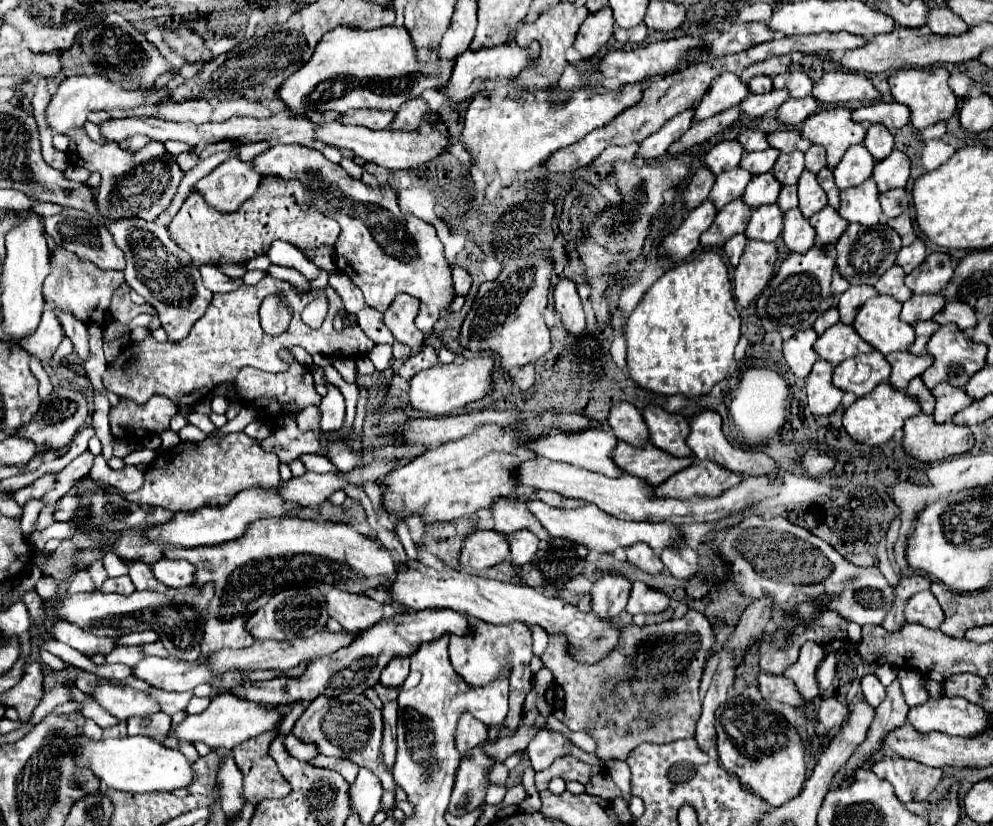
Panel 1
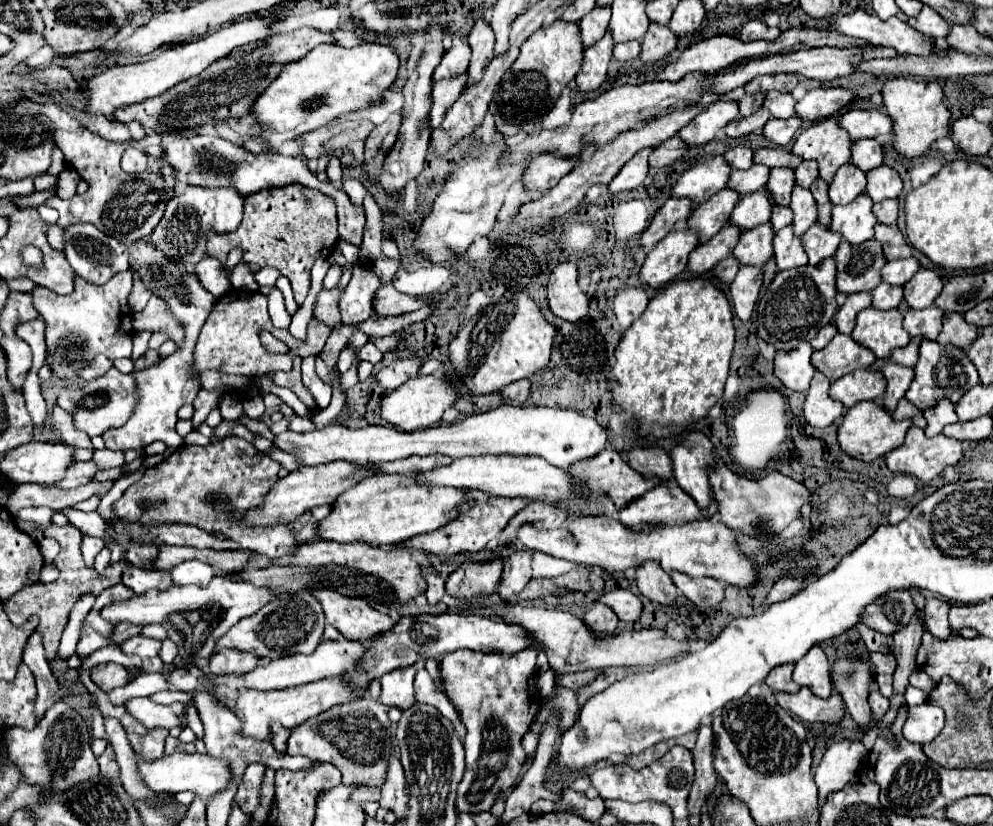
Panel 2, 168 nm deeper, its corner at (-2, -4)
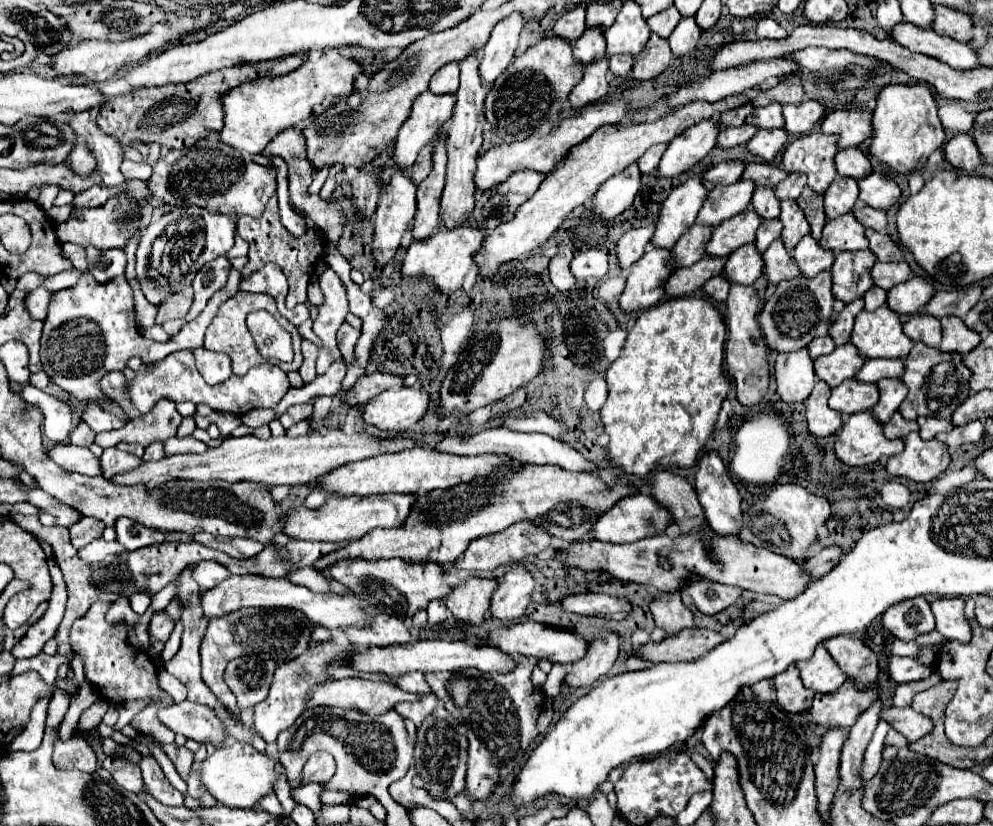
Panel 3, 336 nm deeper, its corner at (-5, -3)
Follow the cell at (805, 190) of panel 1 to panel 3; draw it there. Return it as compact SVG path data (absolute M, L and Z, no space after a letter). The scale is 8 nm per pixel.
M787 200L781 202L781 216L779 220L783 222L783 242L787 250L793 250L795 244L811 232L811 226L807 226L807 218L803 218L803 212L799 210L797 200Z

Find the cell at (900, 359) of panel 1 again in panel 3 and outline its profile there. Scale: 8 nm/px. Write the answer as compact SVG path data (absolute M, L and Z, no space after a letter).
M899 378L879 380L877 386L879 386L879 402L871 412L881 424L885 424L885 422L889 422L893 412L901 406L901 402L905 400L907 386L903 386L903 380L899 380Z

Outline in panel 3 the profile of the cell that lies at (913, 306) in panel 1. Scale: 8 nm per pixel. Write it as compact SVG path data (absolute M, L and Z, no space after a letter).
M913 314L911 320L905 322L903 330L913 342L925 342L927 346L933 346L933 348L937 348L941 342L939 318L931 314Z

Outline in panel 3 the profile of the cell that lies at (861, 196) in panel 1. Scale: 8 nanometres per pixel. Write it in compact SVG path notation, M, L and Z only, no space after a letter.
M853 212L841 214L839 218L827 220L819 244L823 248L835 250L835 252L841 252L841 250L865 250L867 248L865 226L855 218Z

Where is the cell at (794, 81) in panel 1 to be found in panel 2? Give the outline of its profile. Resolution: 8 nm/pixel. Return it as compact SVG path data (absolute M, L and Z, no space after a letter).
M768 91L766 99L764 99L764 107L776 119L792 117L794 115L794 105L796 105L796 99L792 95L784 95L784 93L778 93L778 91Z

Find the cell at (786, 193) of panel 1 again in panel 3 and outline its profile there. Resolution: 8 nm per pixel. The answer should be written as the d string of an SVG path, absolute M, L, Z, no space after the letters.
M773 218L771 222L761 222L759 230L757 230L757 236L755 236L755 244L757 244L757 250L763 252L775 238L779 238L783 226L779 224L777 218Z

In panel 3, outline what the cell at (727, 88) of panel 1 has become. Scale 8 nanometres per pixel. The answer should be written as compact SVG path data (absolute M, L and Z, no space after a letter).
M707 118L683 134L679 138L669 142L669 148L665 150L661 164L659 164L659 174L661 176L677 176L685 170L689 170L693 164L697 164L701 158L705 158L717 144L719 136L719 126L715 126L715 118Z

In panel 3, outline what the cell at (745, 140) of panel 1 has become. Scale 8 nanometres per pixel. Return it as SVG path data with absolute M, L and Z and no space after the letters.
M727 160L727 162L719 162L717 166L713 166L711 170L705 172L705 186L707 190L715 188L717 184L733 184L737 180L741 180L745 170L745 164L741 160Z

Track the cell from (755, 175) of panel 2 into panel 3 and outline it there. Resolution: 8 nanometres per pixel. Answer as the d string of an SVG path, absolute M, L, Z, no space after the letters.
M739 180L731 186L715 186L703 208L699 210L697 222L719 226L725 218L731 218L743 212L751 204L751 194L755 192L755 184L751 180Z

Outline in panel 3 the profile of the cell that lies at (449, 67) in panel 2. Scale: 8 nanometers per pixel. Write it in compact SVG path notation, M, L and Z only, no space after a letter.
M449 62L431 78L429 90L433 94L455 94L459 88L459 62Z

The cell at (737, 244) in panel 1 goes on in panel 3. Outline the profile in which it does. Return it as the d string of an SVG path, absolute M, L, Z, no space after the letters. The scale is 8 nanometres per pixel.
M719 274L719 276L715 276L715 278L711 278L703 288L705 288L705 292L709 294L709 296L713 296L715 300L719 300L719 302L725 302L727 300L727 292L729 292L729 282L727 282L727 278L723 276L723 274Z

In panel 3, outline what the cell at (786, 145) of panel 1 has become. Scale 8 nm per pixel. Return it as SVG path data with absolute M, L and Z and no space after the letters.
M751 162L743 172L743 178L753 180L755 184L769 184L769 186L777 186L787 176L789 176L787 170L771 162Z

